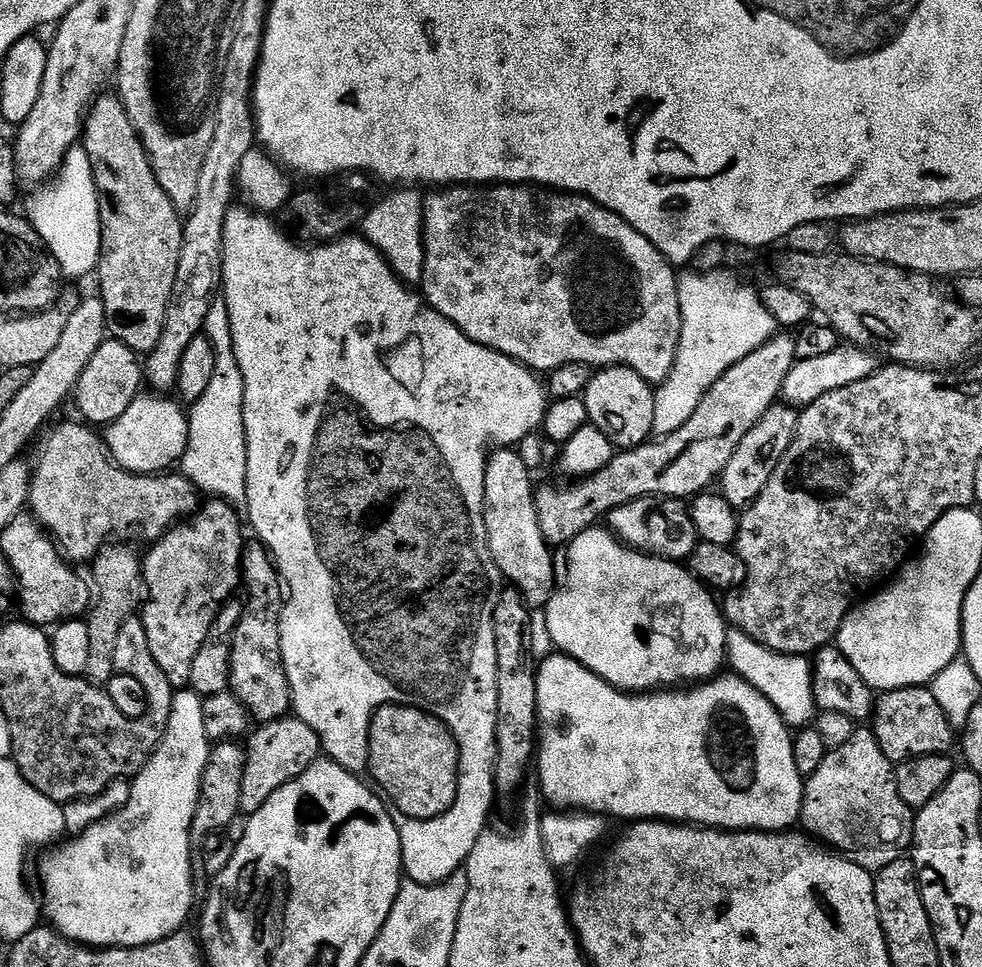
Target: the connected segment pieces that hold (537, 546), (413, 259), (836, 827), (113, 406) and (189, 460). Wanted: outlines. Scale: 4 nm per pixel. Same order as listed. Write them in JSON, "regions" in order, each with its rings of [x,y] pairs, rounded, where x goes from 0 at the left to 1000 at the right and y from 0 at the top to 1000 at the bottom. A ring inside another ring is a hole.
{"regions":[[[[513,461],[502,466],[497,473],[495,482],[495,503],[493,504],[493,539],[497,553],[497,568],[501,571],[504,586],[513,587],[534,575],[534,567],[538,571],[550,574],[550,583],[556,590],[562,592],[566,583],[562,580],[563,568],[552,556],[552,548],[548,548],[548,532],[546,531],[546,511],[543,489],[532,478],[529,466]]],[[[423,193],[399,196],[388,211],[374,216],[369,229],[369,243],[395,268],[403,284],[416,295],[429,293],[432,283],[432,203]]],[[[873,752],[866,765],[846,775],[837,792],[833,792],[833,796],[822,804],[814,851],[822,863],[885,900],[901,898],[906,891],[918,888],[928,878],[931,840],[923,829],[919,829],[912,816],[909,787],[898,780],[898,771],[894,771],[887,752]]],[[[110,350],[100,358],[96,370],[84,383],[77,396],[75,415],[81,421],[87,435],[94,441],[109,441],[128,428],[128,420],[136,416],[145,405],[145,372],[140,365],[124,354]],[[144,397],[144,401],[143,401]]],[[[226,308],[217,309],[214,325],[208,334],[207,346],[218,358],[218,391],[214,391],[214,399],[210,399],[210,407],[195,419],[191,430],[191,460],[185,473],[186,491],[190,492],[205,510],[216,509],[217,514],[235,519],[237,522],[248,521],[251,515],[251,445],[248,444],[248,392],[242,378],[242,370],[238,370],[238,354],[234,341],[234,325],[230,312]]]]}

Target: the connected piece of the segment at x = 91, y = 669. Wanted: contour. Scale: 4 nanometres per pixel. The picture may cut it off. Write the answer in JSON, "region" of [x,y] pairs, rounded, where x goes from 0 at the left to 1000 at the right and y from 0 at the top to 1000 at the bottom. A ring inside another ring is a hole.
{"region":[[[107,562],[98,578],[93,580],[94,587],[94,622],[90,625],[88,644],[92,654],[92,680],[88,684],[85,698],[95,707],[109,708],[116,697],[114,681],[116,680],[116,663],[120,660],[120,651],[124,643],[132,636],[130,629],[134,625],[134,611],[145,600],[145,575],[126,563]]]}

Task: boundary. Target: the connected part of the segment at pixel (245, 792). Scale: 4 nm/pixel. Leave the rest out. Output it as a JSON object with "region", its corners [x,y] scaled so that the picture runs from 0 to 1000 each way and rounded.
{"region":[[[294,738],[283,745],[266,748],[262,753],[265,754],[252,762],[254,765],[248,780],[244,825],[244,839],[248,842],[263,839],[284,815],[291,813],[291,809],[307,802],[328,778],[324,759],[320,759],[320,755],[312,751],[312,747],[302,745],[300,739]]]}

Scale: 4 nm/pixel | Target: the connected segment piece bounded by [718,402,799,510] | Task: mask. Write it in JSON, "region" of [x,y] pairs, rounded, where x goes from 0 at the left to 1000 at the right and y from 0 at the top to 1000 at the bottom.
{"region":[[[789,417],[773,434],[772,441],[768,441],[768,445],[764,445],[764,449],[760,449],[760,453],[752,457],[747,474],[739,478],[736,488],[731,493],[732,508],[746,525],[757,527],[772,515],[772,511],[776,511],[780,498],[784,498],[784,490],[788,490],[788,482],[792,482],[796,469],[800,469],[809,453],[813,434],[814,425],[810,421]]]}

